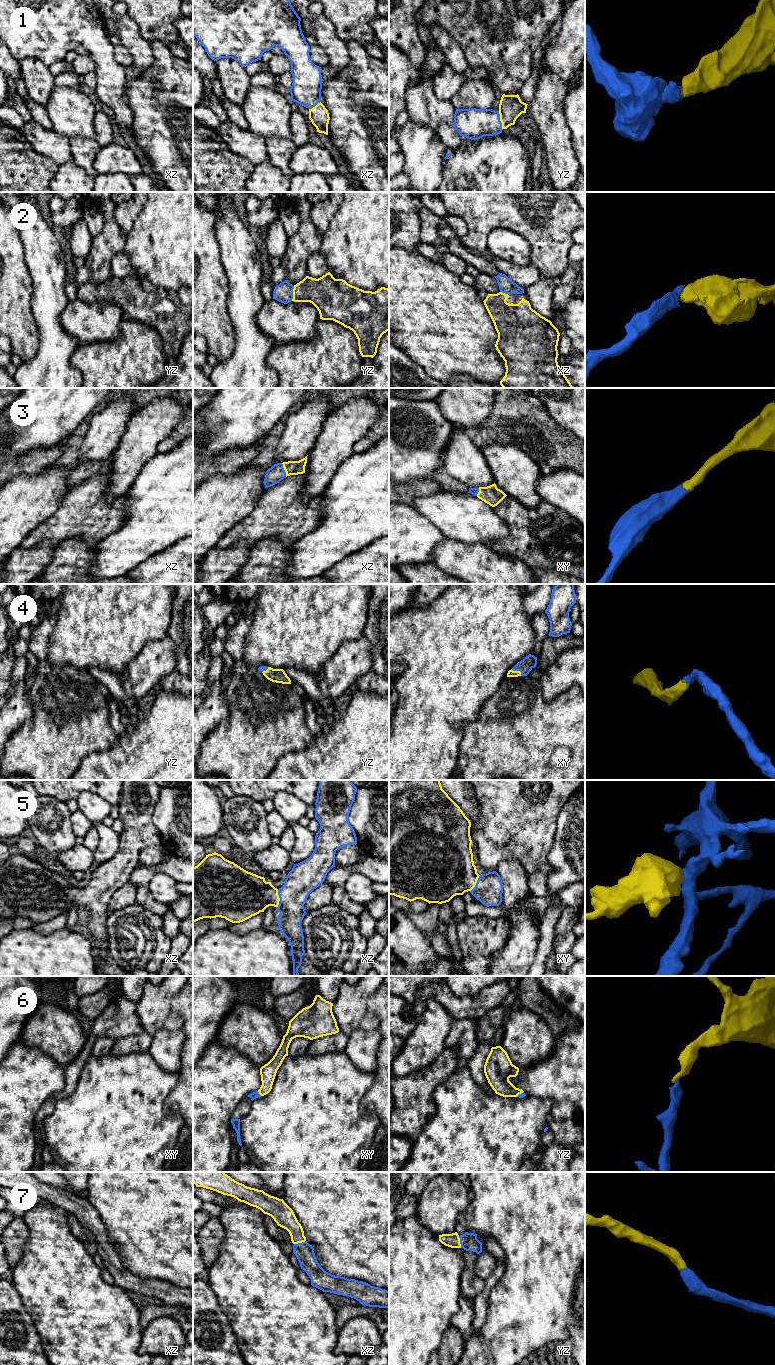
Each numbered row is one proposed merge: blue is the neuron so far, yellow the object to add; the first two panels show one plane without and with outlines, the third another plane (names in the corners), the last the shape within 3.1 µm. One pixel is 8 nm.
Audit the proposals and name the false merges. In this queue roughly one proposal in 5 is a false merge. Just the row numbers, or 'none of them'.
none of them

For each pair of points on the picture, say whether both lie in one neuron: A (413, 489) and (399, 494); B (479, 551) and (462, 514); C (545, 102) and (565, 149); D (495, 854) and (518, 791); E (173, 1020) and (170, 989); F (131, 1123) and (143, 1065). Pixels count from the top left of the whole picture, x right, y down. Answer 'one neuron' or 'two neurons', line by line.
A: one neuron
B: two neurons
C: one neuron
D: one neuron
E: one neuron
F: one neuron

